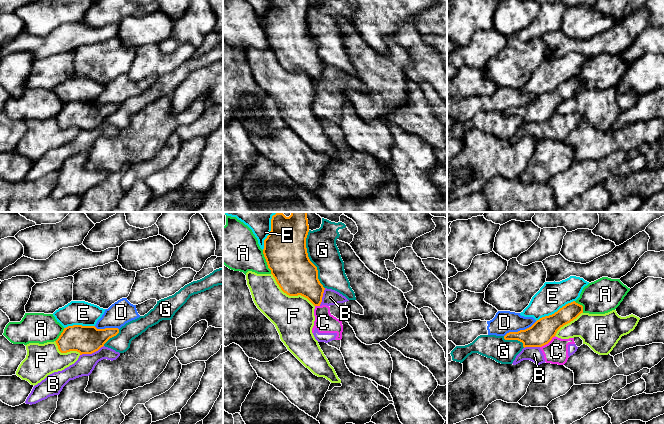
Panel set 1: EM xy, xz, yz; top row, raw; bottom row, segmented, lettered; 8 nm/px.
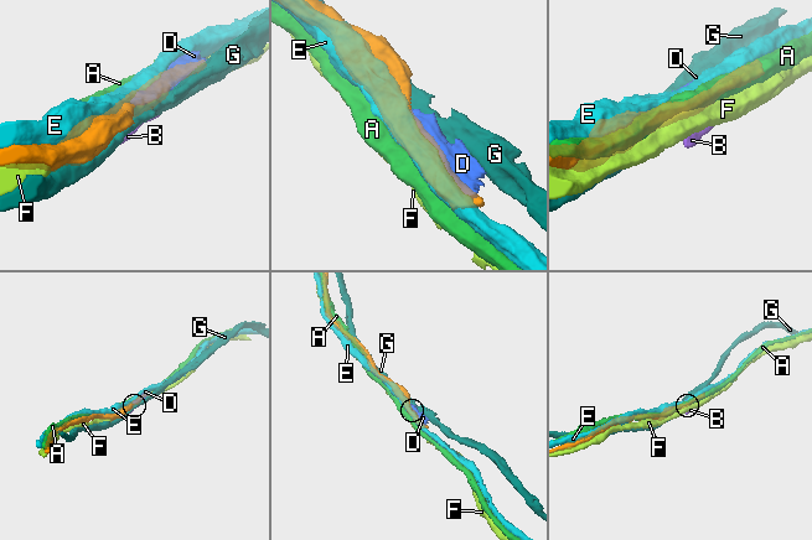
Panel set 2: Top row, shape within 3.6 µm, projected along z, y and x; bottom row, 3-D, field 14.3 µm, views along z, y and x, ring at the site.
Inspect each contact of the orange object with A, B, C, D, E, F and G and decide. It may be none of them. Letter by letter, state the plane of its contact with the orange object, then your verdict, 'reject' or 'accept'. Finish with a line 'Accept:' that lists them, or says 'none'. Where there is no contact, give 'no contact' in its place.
A: contact in xz; reject
B: contact in xy; reject
C: contact in yz; reject
D: contact in yz; reject
E: contact in yz; reject
F: contact in xz; reject
G: contact in xz; reject
Accept: none

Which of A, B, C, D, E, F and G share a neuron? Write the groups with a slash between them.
A / B C / D / E / F / G

